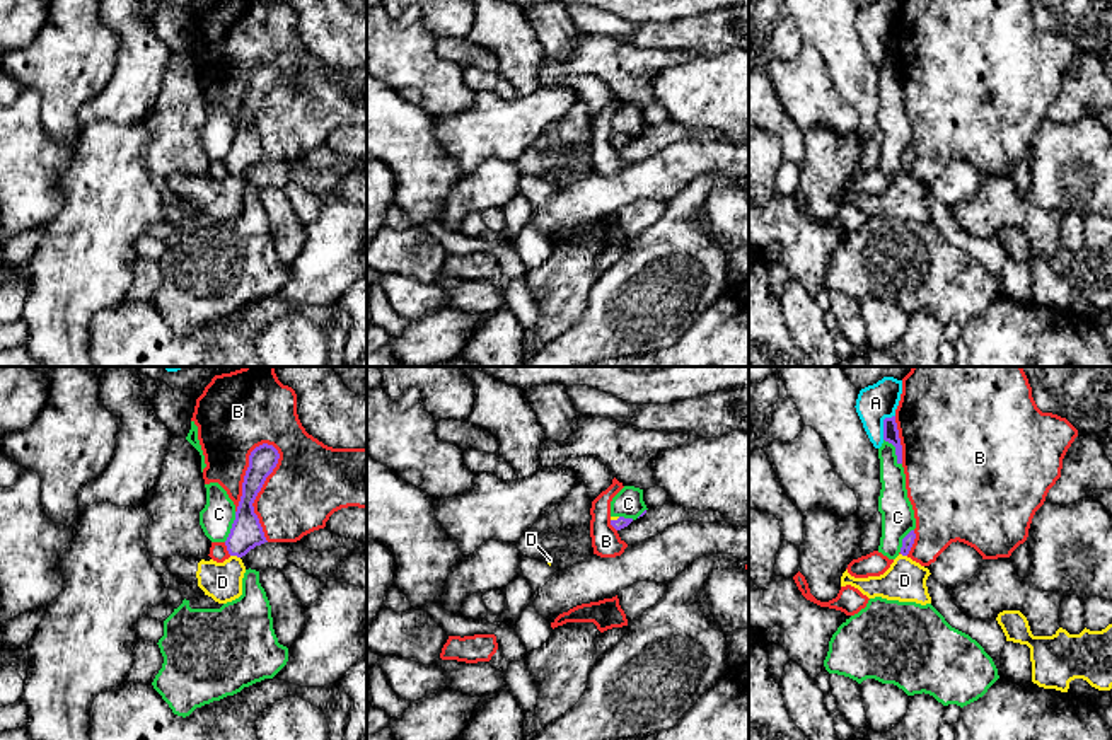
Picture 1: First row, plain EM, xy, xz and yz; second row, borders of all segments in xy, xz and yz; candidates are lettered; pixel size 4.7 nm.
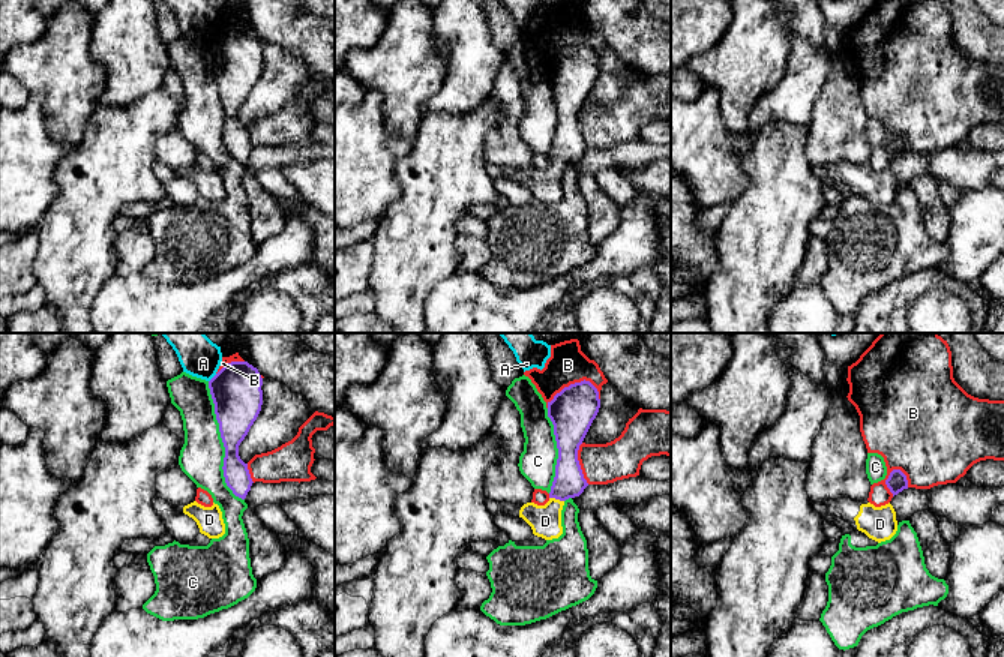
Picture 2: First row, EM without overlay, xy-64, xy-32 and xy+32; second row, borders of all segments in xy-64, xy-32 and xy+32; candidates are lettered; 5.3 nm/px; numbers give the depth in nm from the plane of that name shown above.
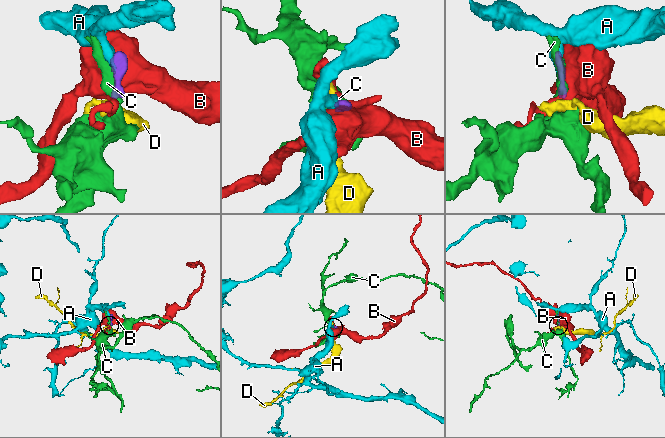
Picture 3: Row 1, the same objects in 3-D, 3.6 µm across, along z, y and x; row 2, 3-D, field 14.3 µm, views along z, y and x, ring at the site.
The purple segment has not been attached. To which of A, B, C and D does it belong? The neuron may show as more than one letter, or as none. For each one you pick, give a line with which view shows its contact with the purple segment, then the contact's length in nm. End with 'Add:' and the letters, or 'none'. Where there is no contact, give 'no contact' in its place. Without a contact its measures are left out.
D: contact in xy; length 50 nm
Add: D

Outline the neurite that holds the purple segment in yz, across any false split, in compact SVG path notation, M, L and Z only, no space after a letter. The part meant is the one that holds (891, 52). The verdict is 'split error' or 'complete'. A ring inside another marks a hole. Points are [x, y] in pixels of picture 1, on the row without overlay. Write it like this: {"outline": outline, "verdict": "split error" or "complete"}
{"outline": "M895 34L883 38L883 58L895 65L897 82L902 82L902 63L899 56Z", "verdict": "complete"}

